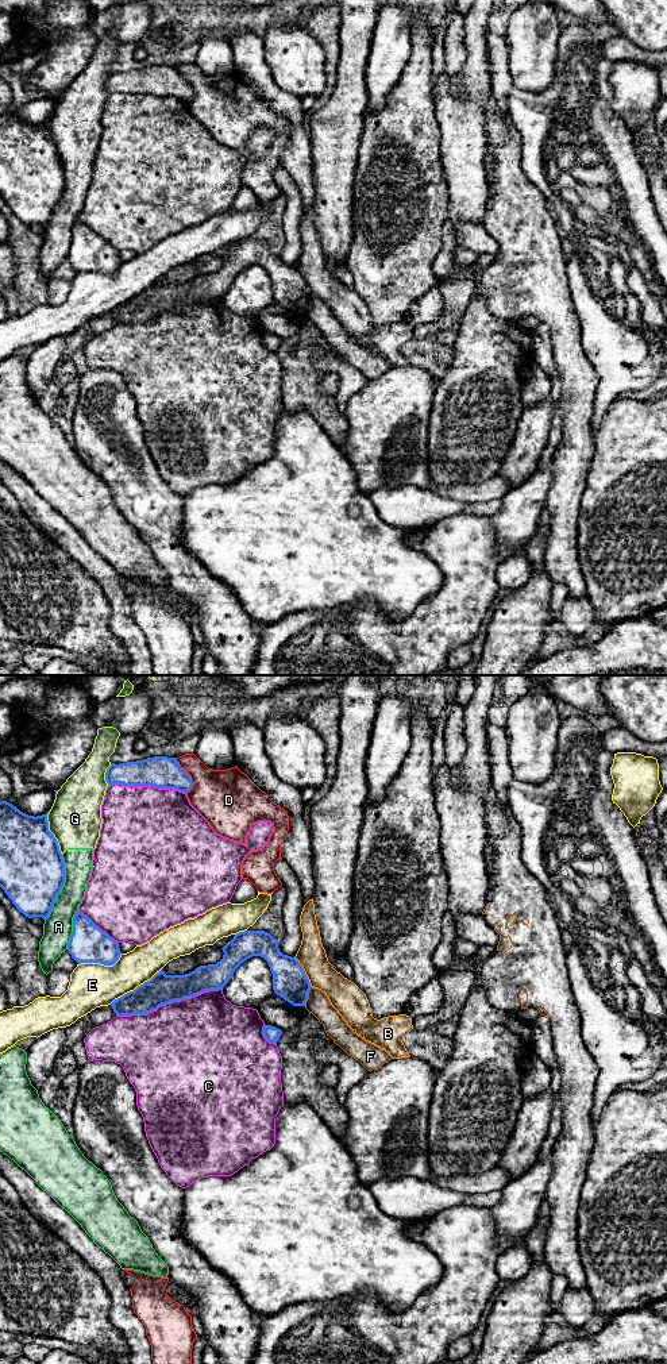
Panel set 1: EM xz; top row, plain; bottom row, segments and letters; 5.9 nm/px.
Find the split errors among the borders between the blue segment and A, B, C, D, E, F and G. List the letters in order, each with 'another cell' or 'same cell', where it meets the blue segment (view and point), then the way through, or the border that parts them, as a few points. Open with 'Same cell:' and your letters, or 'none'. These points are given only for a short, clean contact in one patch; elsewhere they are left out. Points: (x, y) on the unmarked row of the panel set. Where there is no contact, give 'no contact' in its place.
Same cell: none
A: another cell | xz (62, 195)
B: another cell | xz (304, 280) | along xz (295, 265), (312, 295)
C: another cell | xz (169, 311)
D: another cell | xz (189, 84)
E: another cell | xz (137, 296)
F: another cell | xz (307, 304) | along xz (311, 295), (304, 313)
G: another cell | xz (50, 141)

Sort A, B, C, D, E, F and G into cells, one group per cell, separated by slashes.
A G / B / C / D / E / F

